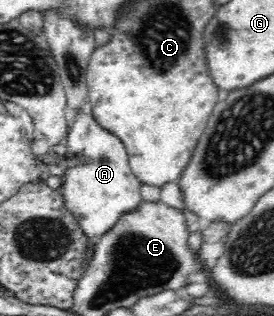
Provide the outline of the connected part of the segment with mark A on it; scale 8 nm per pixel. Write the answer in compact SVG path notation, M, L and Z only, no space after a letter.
M89 110L76 114L63 144L63 157L67 158L63 161L65 173L60 187L63 207L75 217L88 240L102 238L118 225L120 217L138 211L144 203L141 183L128 165L122 141L110 137L110 133L102 133Z

